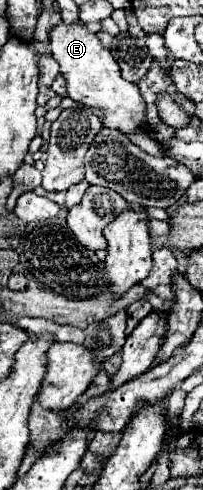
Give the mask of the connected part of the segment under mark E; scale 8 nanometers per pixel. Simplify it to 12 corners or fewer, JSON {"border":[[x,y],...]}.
{"border":[[83,22],[49,32],[67,96],[147,132],[143,98]]}

